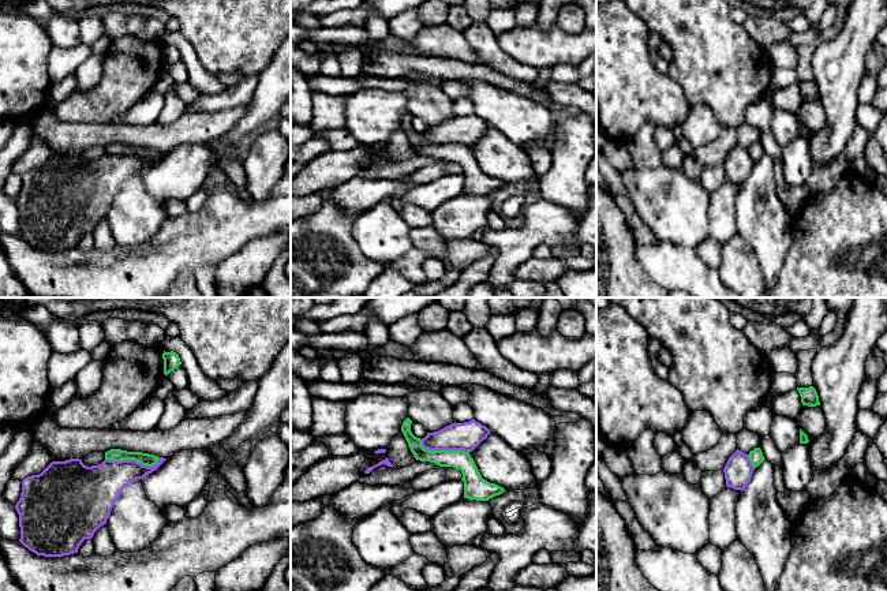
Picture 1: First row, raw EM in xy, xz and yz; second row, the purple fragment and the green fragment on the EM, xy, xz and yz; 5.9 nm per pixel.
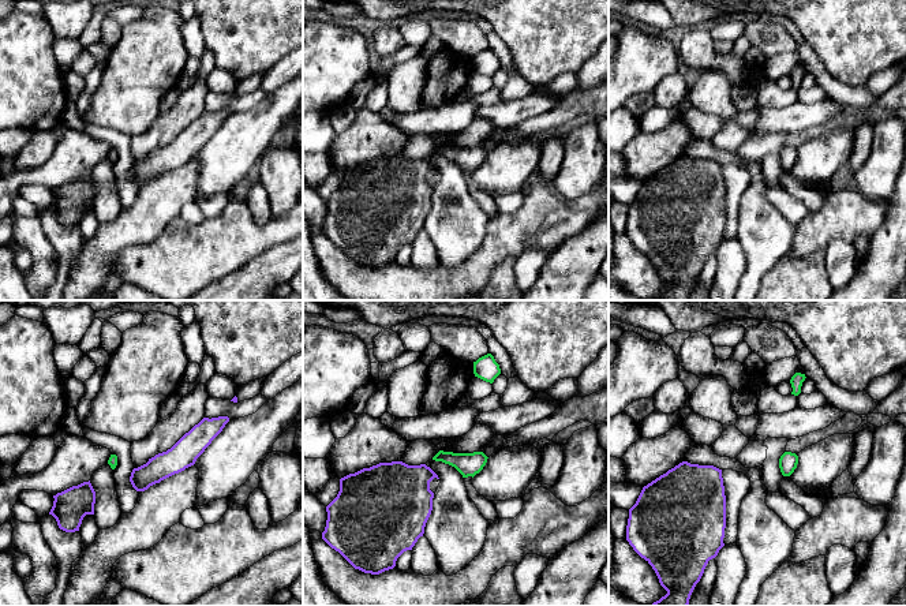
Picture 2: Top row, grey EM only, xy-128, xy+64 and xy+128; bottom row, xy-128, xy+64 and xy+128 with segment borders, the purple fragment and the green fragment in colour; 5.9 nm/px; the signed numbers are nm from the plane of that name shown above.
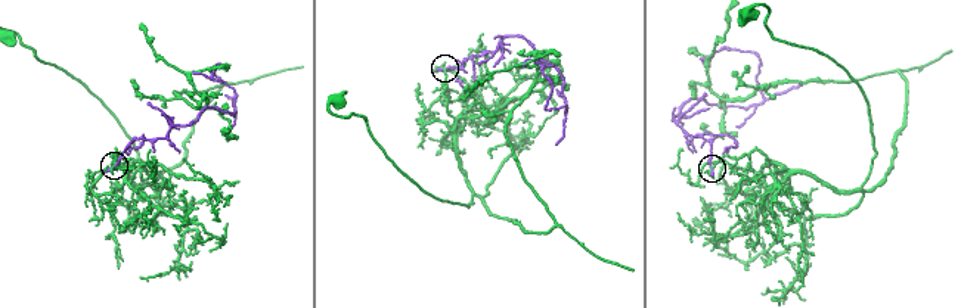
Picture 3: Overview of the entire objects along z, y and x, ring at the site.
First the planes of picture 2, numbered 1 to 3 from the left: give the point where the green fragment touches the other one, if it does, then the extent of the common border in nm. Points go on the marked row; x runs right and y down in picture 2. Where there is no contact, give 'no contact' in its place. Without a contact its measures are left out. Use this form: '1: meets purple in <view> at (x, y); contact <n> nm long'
1: no contact
2: no contact
3: no contact

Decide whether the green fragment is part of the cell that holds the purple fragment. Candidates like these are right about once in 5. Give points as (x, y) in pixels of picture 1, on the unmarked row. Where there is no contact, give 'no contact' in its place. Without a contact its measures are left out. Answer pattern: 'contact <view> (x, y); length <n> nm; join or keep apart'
contact xy (133, 154); length 320 nm; keep apart

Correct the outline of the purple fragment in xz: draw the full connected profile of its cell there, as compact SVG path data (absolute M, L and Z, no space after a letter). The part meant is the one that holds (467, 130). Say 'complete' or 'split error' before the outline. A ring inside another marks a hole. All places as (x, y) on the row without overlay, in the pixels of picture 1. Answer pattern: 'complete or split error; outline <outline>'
complete; outline M475 113L464 117L452 117L438 126L427 127L422 141L428 145L464 145L472 146L490 124Z

